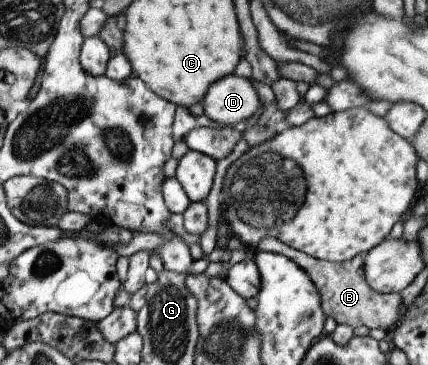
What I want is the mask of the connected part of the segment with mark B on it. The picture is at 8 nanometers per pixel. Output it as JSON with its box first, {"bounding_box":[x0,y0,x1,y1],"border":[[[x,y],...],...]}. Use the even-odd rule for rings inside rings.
{"bounding_box":[256,237,402,331],"border":[[[268,237],[258,241],[256,251],[283,254],[298,265],[313,282],[320,297],[320,306],[326,317],[332,317],[337,324],[347,324],[352,328],[365,326],[390,331],[401,319],[402,301],[399,294],[384,294],[371,289],[364,278],[364,255],[359,254],[340,262],[328,262],[309,257],[306,253],[294,250],[278,239]]]}

